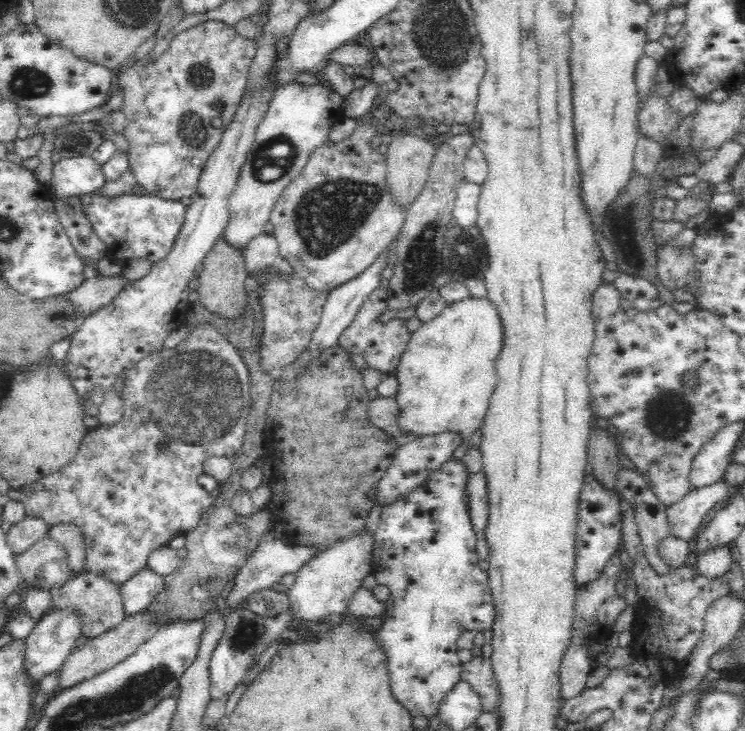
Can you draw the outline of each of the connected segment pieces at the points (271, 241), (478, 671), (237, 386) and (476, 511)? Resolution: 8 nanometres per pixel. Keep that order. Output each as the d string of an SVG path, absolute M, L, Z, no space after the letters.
M262 232L243 249L247 274L259 273L264 267L277 264L281 258L278 241L273 233Z
M486 655L473 656L461 667L461 680L467 682L480 697L481 709L493 712L499 696L497 684L493 681L492 663Z
M198 324L191 329L193 335L188 333L188 336L175 348L162 348L159 351L149 353L146 358L136 362L131 369L123 374L124 390L121 398L124 402L124 415L121 422L90 429L80 443L78 454L67 466L55 474L42 476L36 482L30 482L28 486L20 488L22 496L20 496L19 501L24 505L27 515L42 518L50 526L60 524L60 522L63 524L72 522L80 526L84 532L84 541L86 541L86 566L84 569L92 571L92 573L104 573L108 579L120 586L133 574L147 567L148 557L153 550L168 545L174 536L184 535L198 526L202 516L215 501L215 498L196 479L204 471L202 468L204 460L208 456L228 456L230 458L240 448L244 432L246 432L246 420L251 406L249 372L246 369L246 364L238 355L237 348L234 348L234 345L228 342L226 337L211 324Z
M483 471L469 476L463 489L472 529L474 529L474 533L483 531L488 522L487 490Z

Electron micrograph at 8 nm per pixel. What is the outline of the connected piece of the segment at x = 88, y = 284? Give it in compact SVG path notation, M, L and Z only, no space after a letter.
M122 273L112 276L99 274L85 279L78 288L66 292L66 297L76 305L76 316L82 320L103 306L108 306L124 290L128 281Z

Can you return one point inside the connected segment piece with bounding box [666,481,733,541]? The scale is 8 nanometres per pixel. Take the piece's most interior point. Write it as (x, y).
(685, 516)

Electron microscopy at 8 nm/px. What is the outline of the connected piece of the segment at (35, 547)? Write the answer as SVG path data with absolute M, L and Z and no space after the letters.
M50 537L34 543L26 552L15 556L16 567L29 587L49 591L70 580L73 570L68 561L68 550Z

